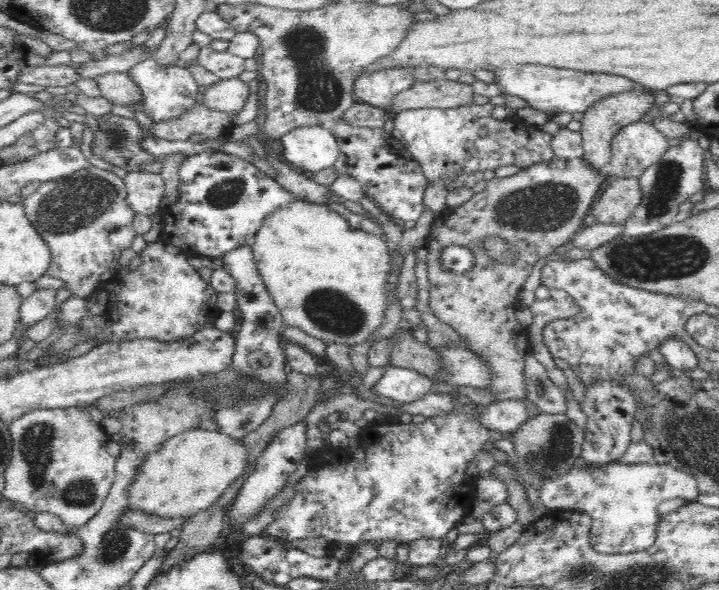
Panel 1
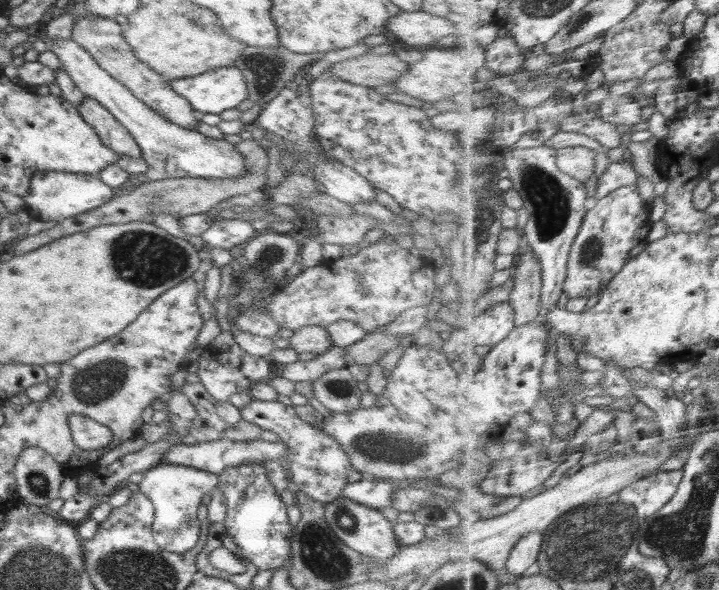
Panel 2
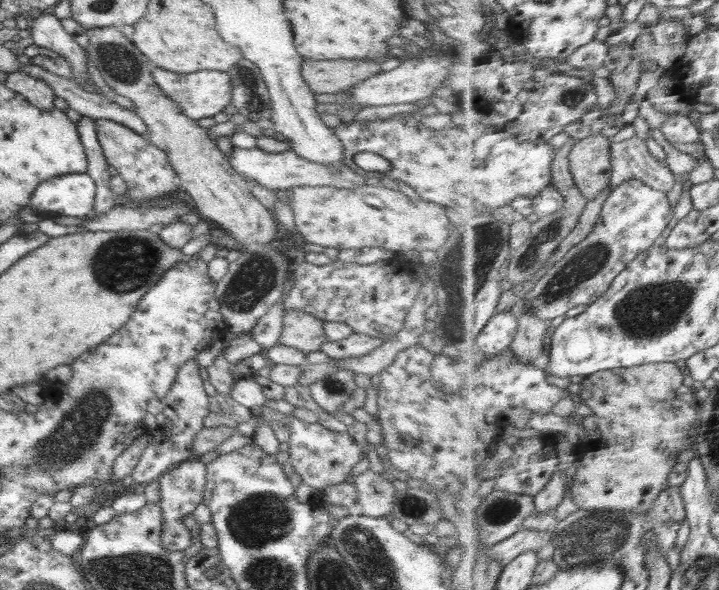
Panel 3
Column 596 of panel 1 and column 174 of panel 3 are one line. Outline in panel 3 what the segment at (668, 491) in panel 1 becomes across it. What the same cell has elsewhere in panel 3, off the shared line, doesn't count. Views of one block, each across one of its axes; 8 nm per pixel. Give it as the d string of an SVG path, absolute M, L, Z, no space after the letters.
M194 458L179 463L158 478L160 485L160 500L158 503L161 508L162 519L165 519L161 533L161 545L164 550L186 550L192 544L190 532L182 524L182 519L203 502L203 492L207 481L206 475L206 465L199 459Z

